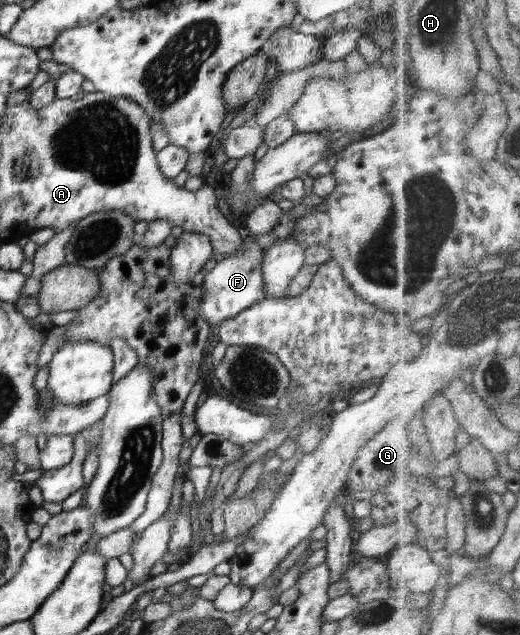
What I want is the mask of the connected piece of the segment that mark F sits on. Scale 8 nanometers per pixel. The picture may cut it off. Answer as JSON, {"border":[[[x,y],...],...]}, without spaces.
{"border":[[[250,236],[243,240],[241,250],[242,252],[217,262],[216,266],[204,276],[204,293],[200,301],[200,313],[211,327],[219,326],[223,321],[235,318],[238,313],[250,308],[251,305],[265,300],[266,294],[262,286],[264,249]]]}

